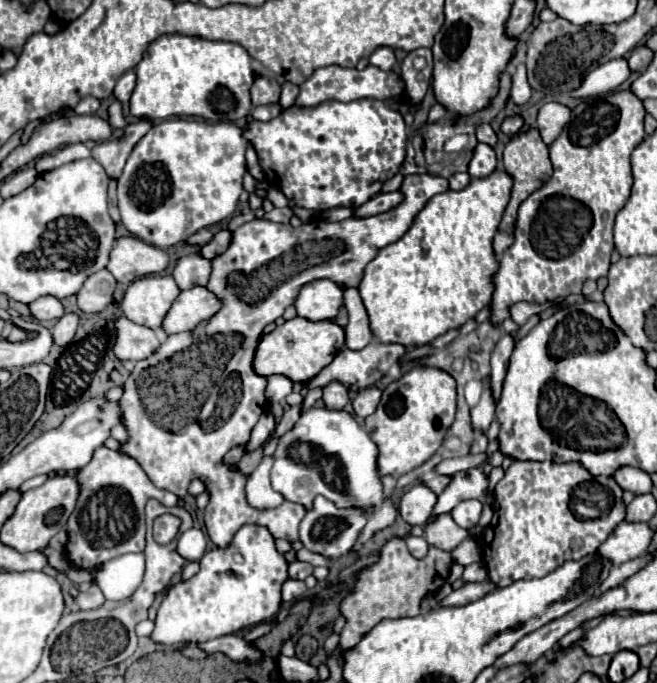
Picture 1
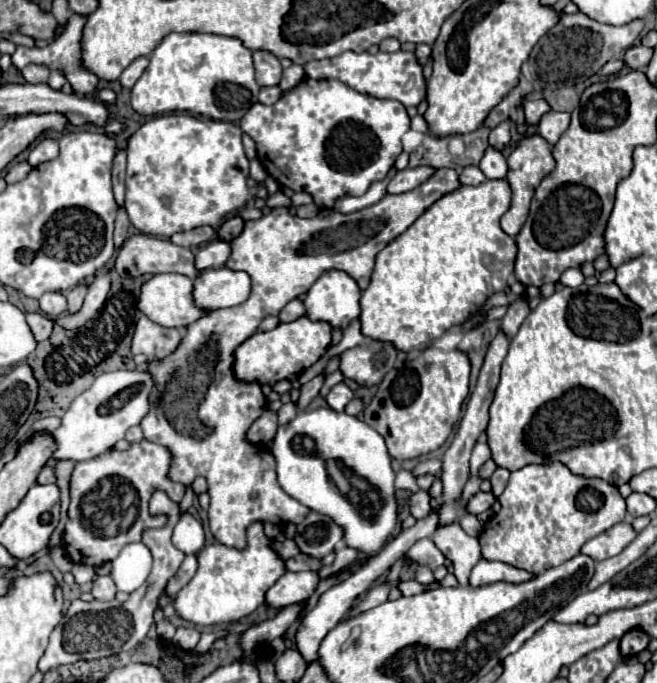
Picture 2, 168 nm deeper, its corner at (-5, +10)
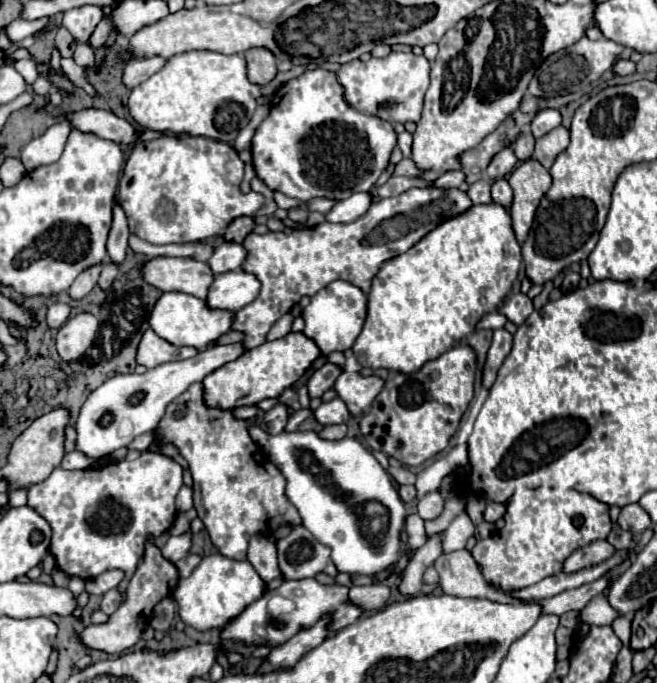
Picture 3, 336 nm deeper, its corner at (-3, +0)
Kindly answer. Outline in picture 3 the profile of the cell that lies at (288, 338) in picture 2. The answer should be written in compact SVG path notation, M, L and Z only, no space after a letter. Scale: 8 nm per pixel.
M290 332L278 340L264 342L258 348L244 352L234 362L214 370L204 378L204 400L212 408L238 408L252 406L266 398L278 398L286 388L296 384L312 362L320 356L318 344L312 338L306 338L302 332Z

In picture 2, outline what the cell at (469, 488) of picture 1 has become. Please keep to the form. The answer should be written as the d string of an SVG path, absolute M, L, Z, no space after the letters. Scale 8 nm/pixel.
M436 510L430 512L430 516L426 516L424 520L418 520L412 528L402 530L402 532L400 532L398 536L394 536L376 556L372 556L364 566L360 566L356 572L352 572L352 576L350 576L348 580L332 586L330 590L326 590L326 592L320 596L318 604L314 606L314 610L310 610L310 612L302 618L302 622L300 622L298 630L296 630L296 638L294 638L294 644L296 644L298 652L304 656L306 662L312 662L312 660L318 658L316 652L318 652L320 640L344 618L344 614L352 608L352 604L358 600L358 596L362 596L366 590L370 590L372 584L374 584L386 570L390 570L392 564L398 562L398 560L408 552L408 548L410 548L416 540L430 536L434 530L436 530Z

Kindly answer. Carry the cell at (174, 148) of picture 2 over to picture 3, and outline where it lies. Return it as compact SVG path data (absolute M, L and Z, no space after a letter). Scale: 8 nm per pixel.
M162 134L156 140L138 142L134 146L118 184L118 200L128 216L130 232L138 238L150 244L200 242L222 234L238 216L254 216L254 212L262 206L262 194L242 194L242 180L244 162L230 144L206 136Z

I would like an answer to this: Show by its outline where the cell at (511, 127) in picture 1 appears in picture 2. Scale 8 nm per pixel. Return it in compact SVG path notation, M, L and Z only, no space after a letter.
M540 98L540 100L528 100L528 102L524 104L526 122L532 124L532 126L536 126L536 124L540 122L540 118L542 118L548 110L550 110L550 106L548 106L548 102L546 102L544 98Z

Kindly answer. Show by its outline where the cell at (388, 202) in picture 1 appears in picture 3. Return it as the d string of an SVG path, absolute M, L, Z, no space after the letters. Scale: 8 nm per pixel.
M456 170L456 172L446 172L446 174L438 176L432 182L432 186L434 188L458 188L462 182L464 182L464 174L460 170Z

